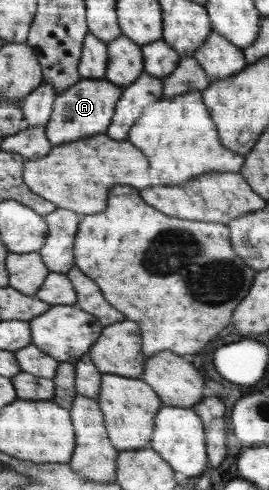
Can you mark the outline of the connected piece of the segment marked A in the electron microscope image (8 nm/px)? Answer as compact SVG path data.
M82 78L73 88L55 96L53 112L45 125L48 141L52 145L62 145L68 141L78 141L96 133L104 133L108 125L112 123L115 105L122 95L123 87L114 83L98 79L90 80Z

